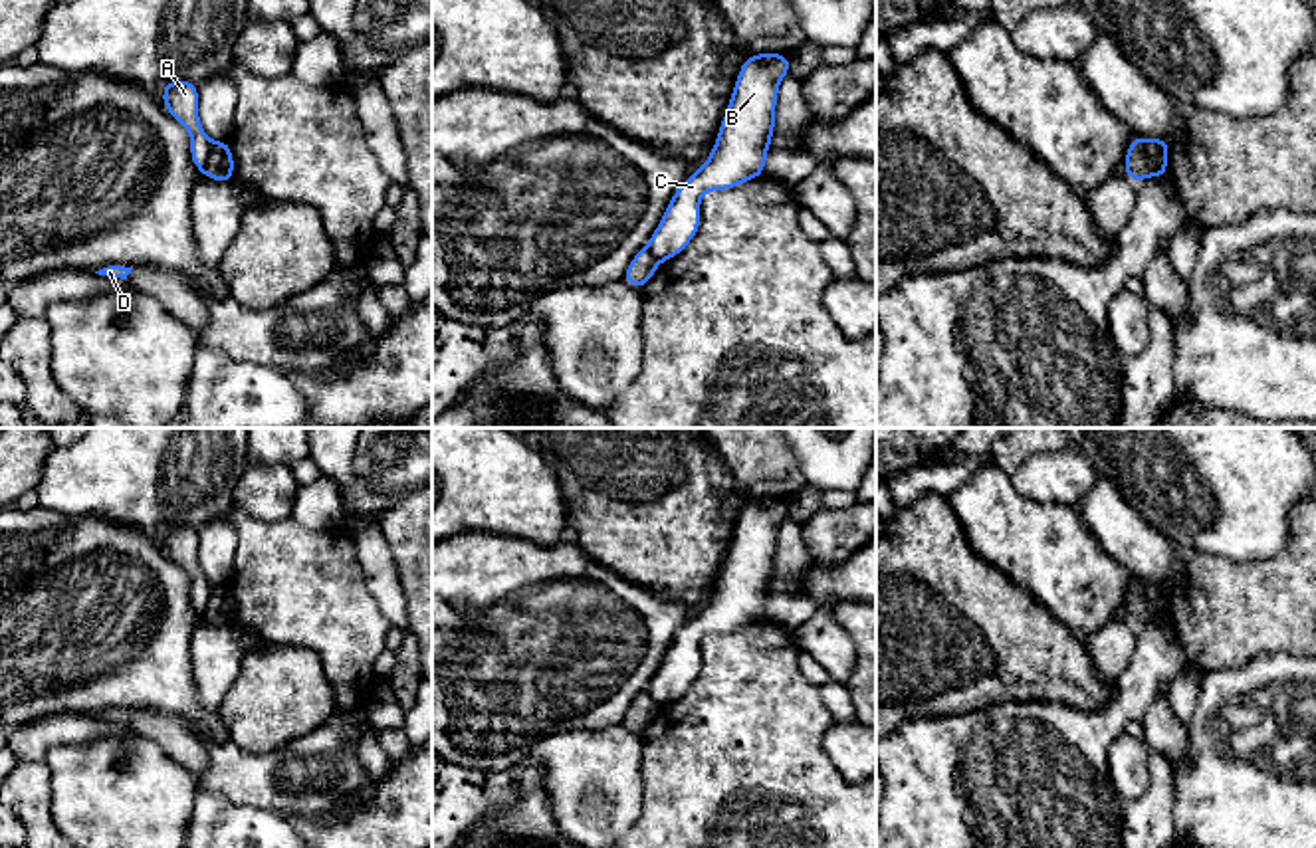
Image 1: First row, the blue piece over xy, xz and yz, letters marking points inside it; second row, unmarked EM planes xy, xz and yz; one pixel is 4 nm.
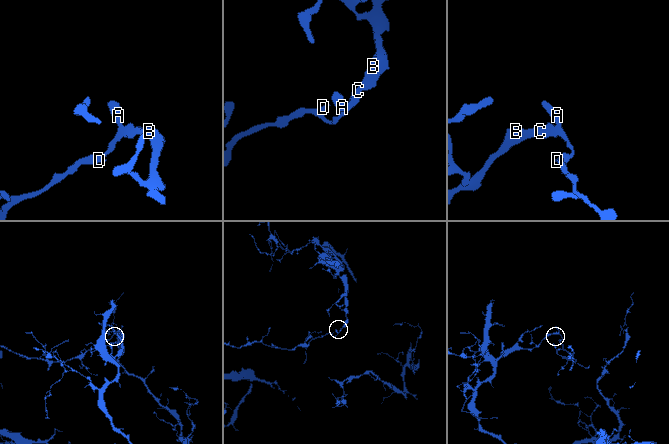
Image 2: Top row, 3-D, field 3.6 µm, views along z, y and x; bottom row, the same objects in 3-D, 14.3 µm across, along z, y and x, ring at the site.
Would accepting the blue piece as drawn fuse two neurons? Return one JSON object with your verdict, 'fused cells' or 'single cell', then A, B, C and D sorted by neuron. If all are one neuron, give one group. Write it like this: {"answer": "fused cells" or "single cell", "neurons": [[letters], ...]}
{"answer": "fused cells", "neurons": [["A", "D"], ["B", "C"]]}

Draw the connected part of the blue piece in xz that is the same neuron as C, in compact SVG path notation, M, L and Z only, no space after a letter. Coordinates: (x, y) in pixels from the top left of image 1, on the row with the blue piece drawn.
M787 53L745 57L708 160L678 186L646 244L658 262L682 254L698 234L702 222L698 204L706 192L735 188L765 174L779 81L787 73L791 73Z

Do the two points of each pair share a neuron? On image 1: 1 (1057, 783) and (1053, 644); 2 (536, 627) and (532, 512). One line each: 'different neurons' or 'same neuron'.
1: different neurons
2: different neurons

